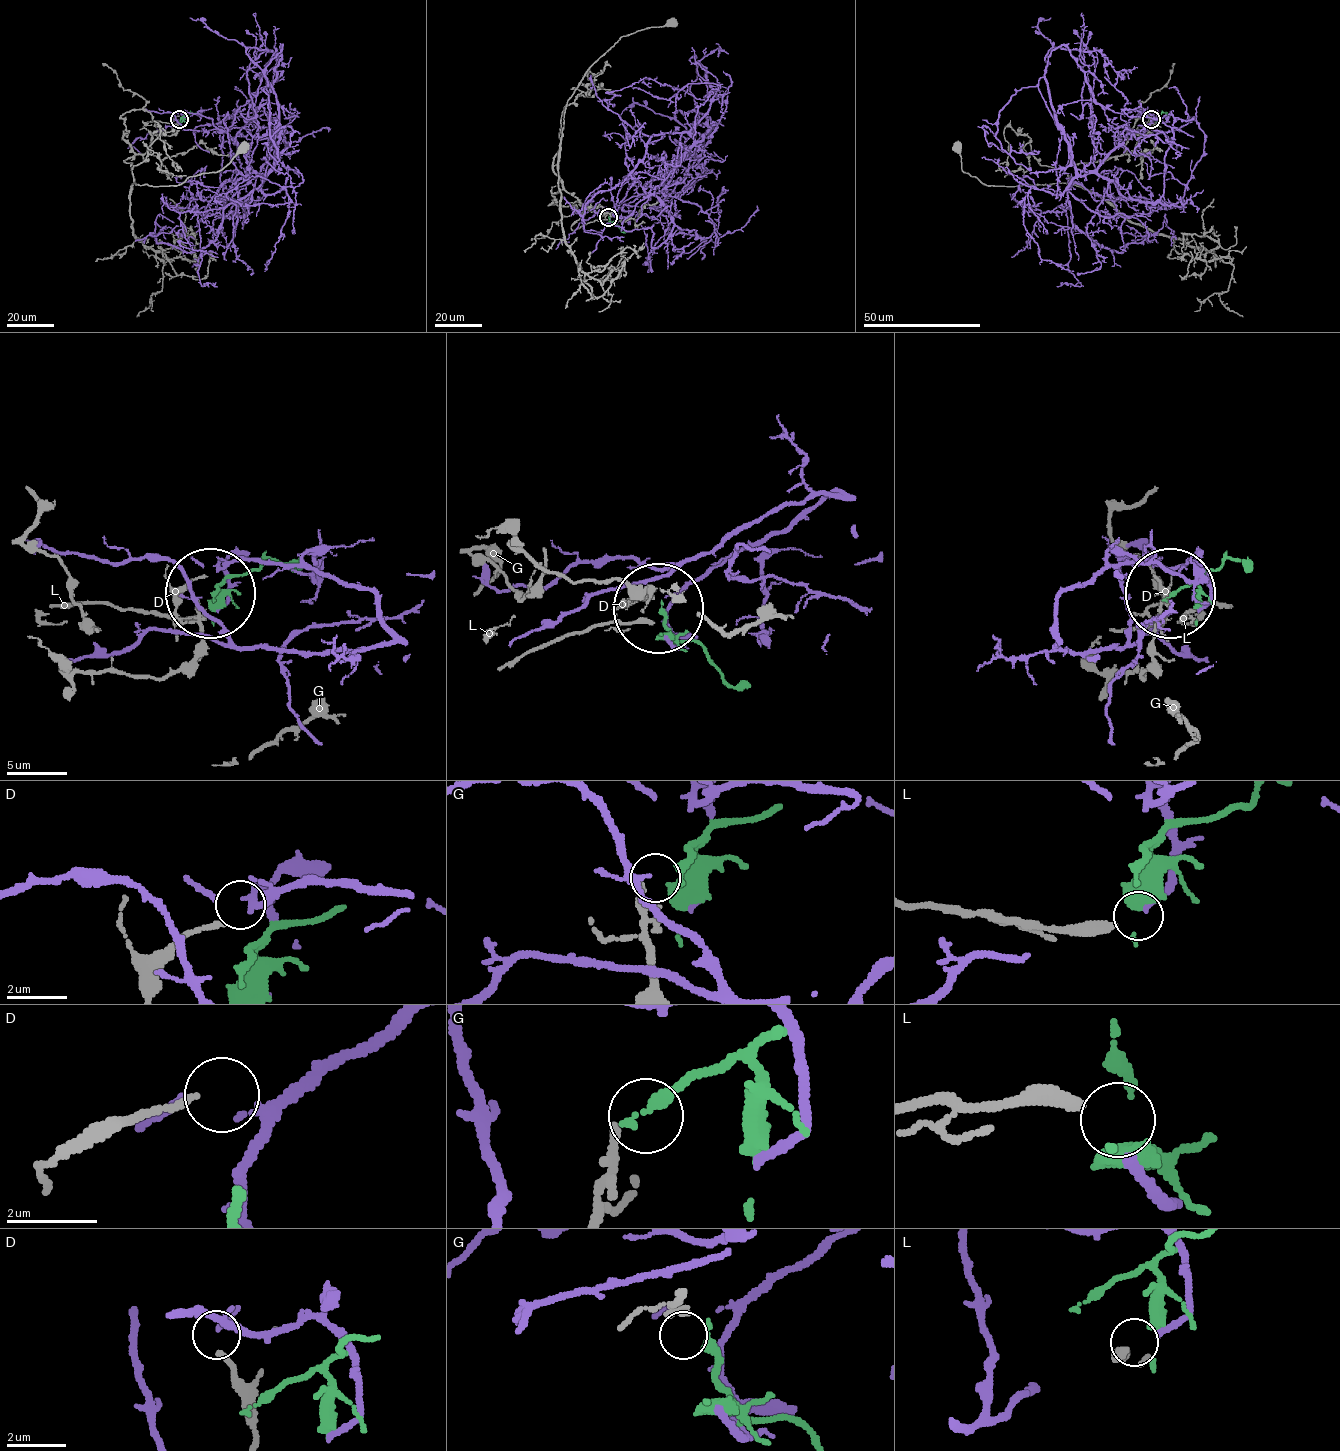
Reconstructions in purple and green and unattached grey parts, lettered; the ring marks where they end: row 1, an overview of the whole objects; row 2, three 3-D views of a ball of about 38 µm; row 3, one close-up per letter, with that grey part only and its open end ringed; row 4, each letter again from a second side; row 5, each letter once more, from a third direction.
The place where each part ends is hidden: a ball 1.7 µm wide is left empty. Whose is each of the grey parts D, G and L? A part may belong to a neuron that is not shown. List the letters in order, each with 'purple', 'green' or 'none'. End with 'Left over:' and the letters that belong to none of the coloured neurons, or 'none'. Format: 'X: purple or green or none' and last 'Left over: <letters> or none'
D: none
G: green
L: purple
Left over: D

